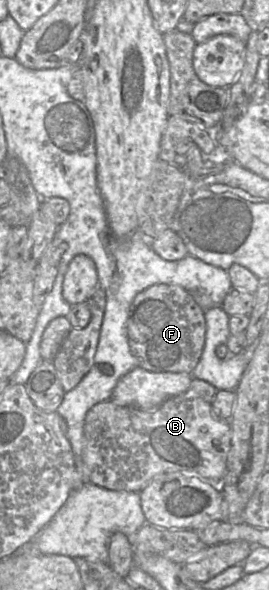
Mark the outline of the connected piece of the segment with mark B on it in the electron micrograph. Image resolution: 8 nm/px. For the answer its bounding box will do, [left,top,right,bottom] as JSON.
[82,378,232,493]

